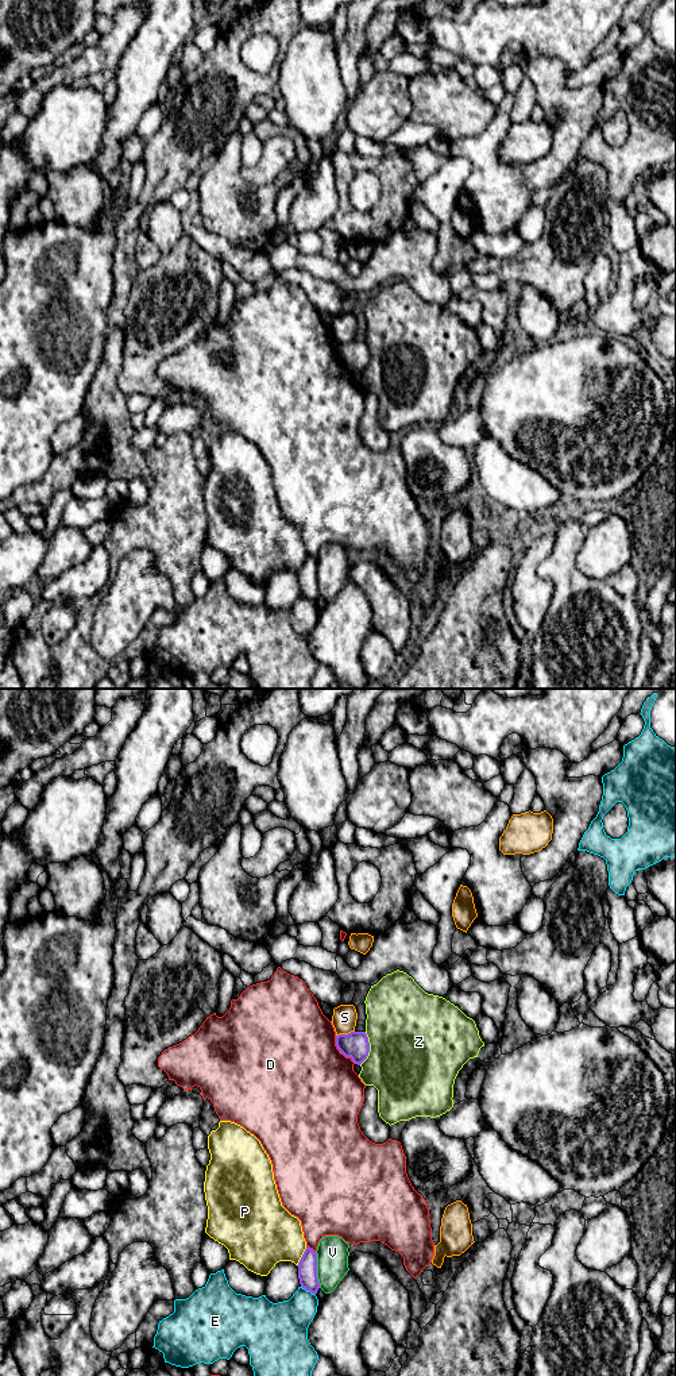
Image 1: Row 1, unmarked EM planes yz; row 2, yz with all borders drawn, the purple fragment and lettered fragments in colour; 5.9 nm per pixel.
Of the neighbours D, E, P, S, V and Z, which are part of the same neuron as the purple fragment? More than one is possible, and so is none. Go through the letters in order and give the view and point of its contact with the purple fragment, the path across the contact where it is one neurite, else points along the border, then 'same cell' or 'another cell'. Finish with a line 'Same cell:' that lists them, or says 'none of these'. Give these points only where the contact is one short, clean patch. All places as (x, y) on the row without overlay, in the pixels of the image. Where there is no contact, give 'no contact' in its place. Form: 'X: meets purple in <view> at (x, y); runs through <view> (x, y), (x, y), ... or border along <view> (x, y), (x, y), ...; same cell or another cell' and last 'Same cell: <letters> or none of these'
D: meets purple in yz at (340, 359); another cell
E: meets purple in yz at (308, 598); another cell
P: meets purple in yz at (302, 565); another cell
S: meets purple in yz at (344, 343); border along yz (354, 339), (336, 345); another cell
V: meets purple in yz at (316, 578); another cell
Z: meets purple in yz at (369, 357); another cell
Same cell: none of these

